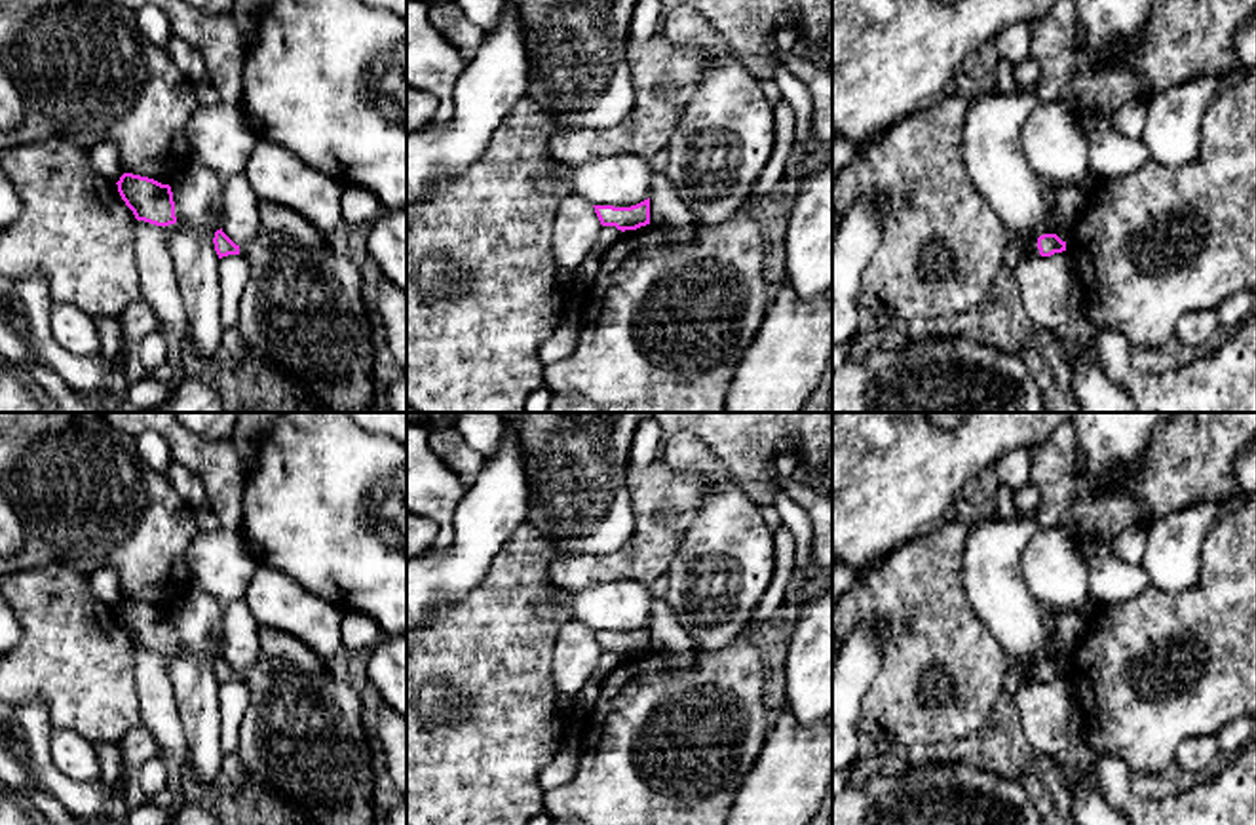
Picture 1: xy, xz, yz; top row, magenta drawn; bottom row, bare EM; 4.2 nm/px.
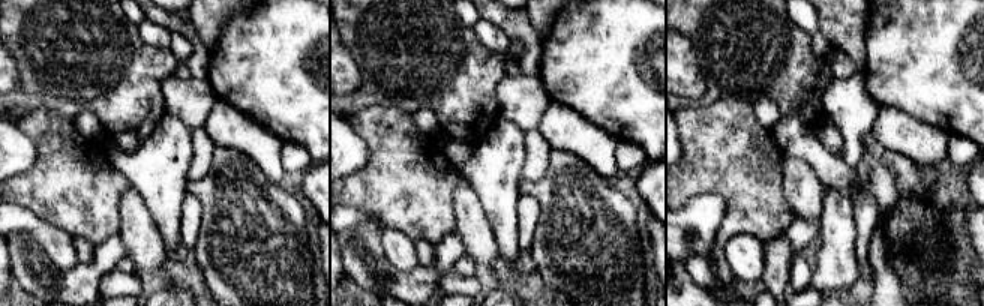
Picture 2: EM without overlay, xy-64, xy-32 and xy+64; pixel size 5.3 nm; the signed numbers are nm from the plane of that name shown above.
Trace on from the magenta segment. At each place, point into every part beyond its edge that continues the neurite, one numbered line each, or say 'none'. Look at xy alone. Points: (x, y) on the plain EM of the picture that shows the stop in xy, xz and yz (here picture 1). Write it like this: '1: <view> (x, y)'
1: xy (303, 736)

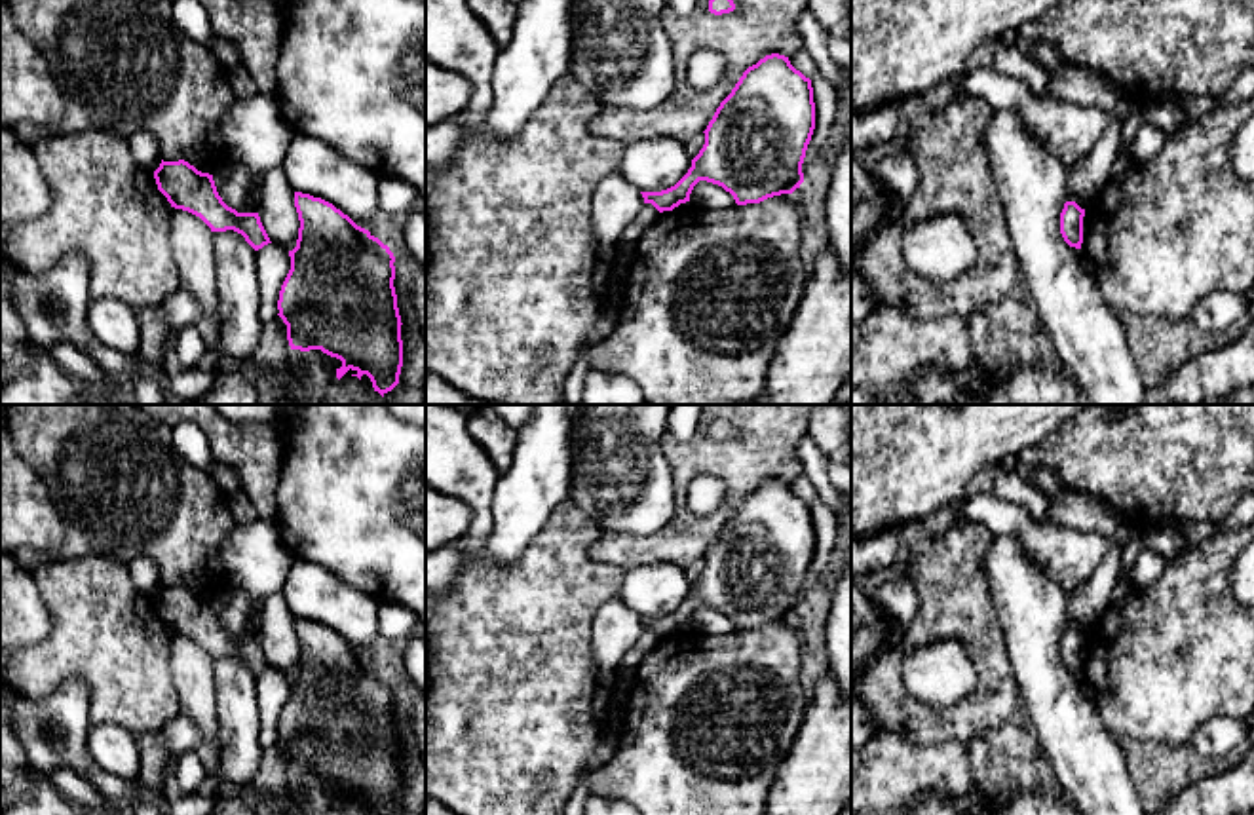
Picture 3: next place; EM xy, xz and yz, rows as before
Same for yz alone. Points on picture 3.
none

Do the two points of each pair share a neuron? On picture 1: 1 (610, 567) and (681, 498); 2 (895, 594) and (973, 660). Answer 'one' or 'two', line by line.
1: one
2: one

